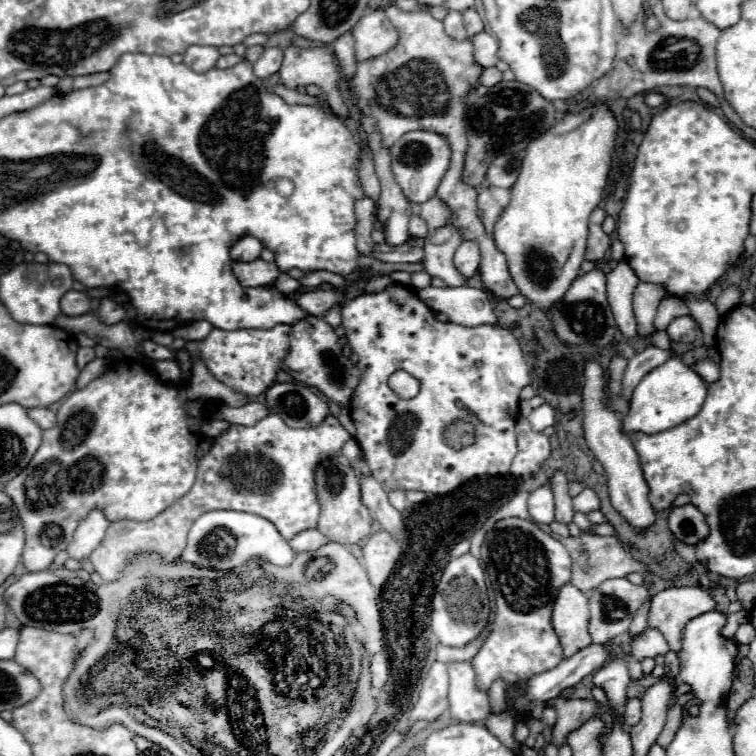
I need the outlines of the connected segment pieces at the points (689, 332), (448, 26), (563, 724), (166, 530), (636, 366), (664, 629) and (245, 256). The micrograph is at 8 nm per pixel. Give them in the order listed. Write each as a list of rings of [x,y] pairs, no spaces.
[[[677,317],[673,319],[669,325],[667,325],[667,335],[671,337],[671,341],[677,341],[677,343],[691,343],[695,337],[697,337],[697,323],[693,321],[693,317]]]
[[[449,11],[447,17],[443,19],[443,27],[447,31],[449,37],[457,39],[457,41],[463,41],[463,39],[469,39],[465,27],[463,27],[463,19],[461,19],[461,13],[459,11]]]
[[[551,699],[549,703],[557,711],[557,723],[553,727],[553,743],[563,745],[569,731],[595,715],[597,703],[593,699]]]
[[[269,413],[251,427],[231,425],[213,443],[211,451],[199,459],[197,481],[191,491],[159,513],[151,521],[115,521],[109,525],[105,539],[91,553],[93,569],[105,581],[117,581],[133,555],[157,553],[163,561],[177,561],[193,521],[213,509],[235,509],[269,519],[289,541],[305,529],[315,529],[319,521],[319,499],[315,489],[315,471],[323,459],[341,455],[343,443],[351,439],[341,423],[327,415],[319,427],[293,429]]]
[[[645,347],[643,351],[637,351],[627,365],[627,371],[623,375],[623,397],[631,397],[635,385],[655,367],[663,365],[671,357],[671,351],[663,351],[659,347]]]
[[[669,587],[651,597],[647,627],[661,631],[671,651],[679,653],[683,627],[693,617],[713,609],[715,601],[709,591],[699,587]]]
[[[241,237],[233,247],[231,247],[231,259],[233,261],[255,261],[259,259],[263,245],[255,237]]]

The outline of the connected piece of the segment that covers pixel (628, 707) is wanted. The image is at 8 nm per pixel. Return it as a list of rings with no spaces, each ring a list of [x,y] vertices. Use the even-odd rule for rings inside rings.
[[[629,699],[625,703],[623,719],[625,719],[625,725],[627,727],[633,727],[633,725],[639,723],[639,719],[641,719],[641,701],[639,699]]]

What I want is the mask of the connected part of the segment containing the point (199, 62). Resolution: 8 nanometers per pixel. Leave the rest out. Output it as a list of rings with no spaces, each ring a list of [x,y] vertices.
[[[191,45],[183,55],[183,63],[197,73],[213,69],[217,59],[219,59],[219,51],[215,47],[203,47],[203,45]]]

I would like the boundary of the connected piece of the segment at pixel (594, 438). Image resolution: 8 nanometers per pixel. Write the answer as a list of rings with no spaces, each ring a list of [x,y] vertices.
[[[587,361],[585,367],[585,389],[583,389],[583,429],[587,445],[593,453],[593,457],[603,465],[607,475],[607,489],[609,489],[609,501],[613,509],[637,531],[645,531],[655,523],[655,509],[649,503],[649,485],[643,477],[643,469],[639,463],[639,455],[629,439],[627,433],[623,433],[623,415],[615,411],[607,411],[607,407],[601,403],[603,397],[603,385],[605,385],[605,373],[599,363]]]

